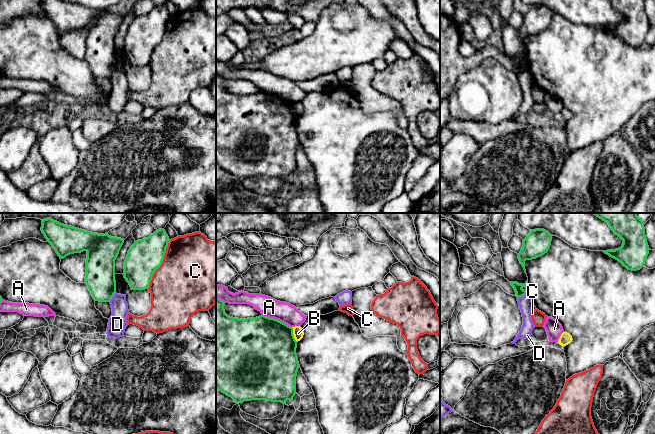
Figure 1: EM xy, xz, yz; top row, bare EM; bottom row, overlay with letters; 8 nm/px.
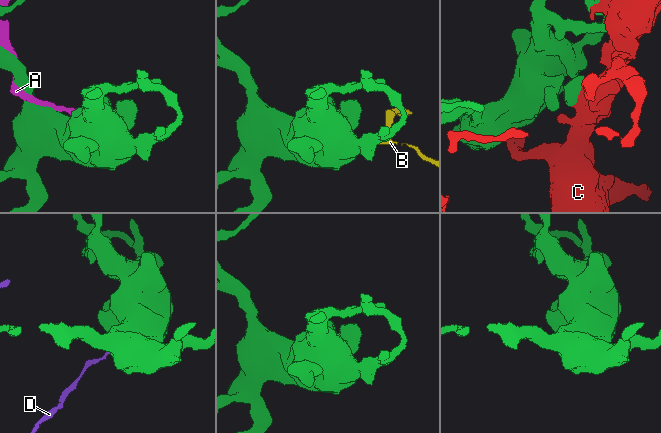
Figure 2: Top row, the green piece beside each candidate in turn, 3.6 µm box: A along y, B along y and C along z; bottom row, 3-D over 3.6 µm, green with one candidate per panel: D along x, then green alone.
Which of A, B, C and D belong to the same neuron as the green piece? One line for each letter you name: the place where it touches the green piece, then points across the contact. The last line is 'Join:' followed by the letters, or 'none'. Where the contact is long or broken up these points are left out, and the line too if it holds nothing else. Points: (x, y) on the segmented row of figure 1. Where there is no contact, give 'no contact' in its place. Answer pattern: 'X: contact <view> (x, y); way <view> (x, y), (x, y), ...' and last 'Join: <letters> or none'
Join: none

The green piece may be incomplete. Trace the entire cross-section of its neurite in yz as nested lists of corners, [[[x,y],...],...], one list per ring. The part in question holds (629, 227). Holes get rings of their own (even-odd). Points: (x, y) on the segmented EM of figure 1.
[[[592,213],[598,218],[607,222],[614,234],[618,235],[623,244],[615,250],[603,251],[610,257],[618,260],[628,270],[637,271],[644,267],[645,260],[649,254],[649,246],[645,236],[643,221],[637,216],[637,213]]]

